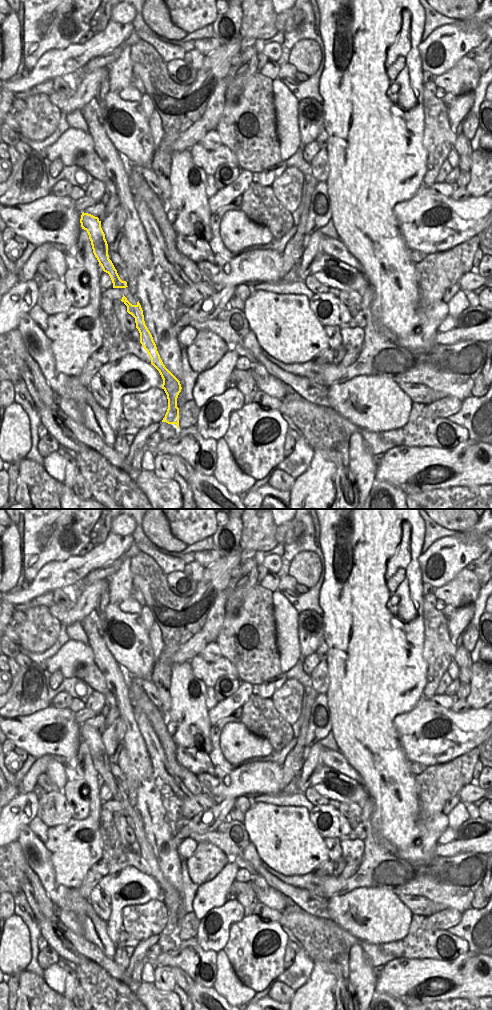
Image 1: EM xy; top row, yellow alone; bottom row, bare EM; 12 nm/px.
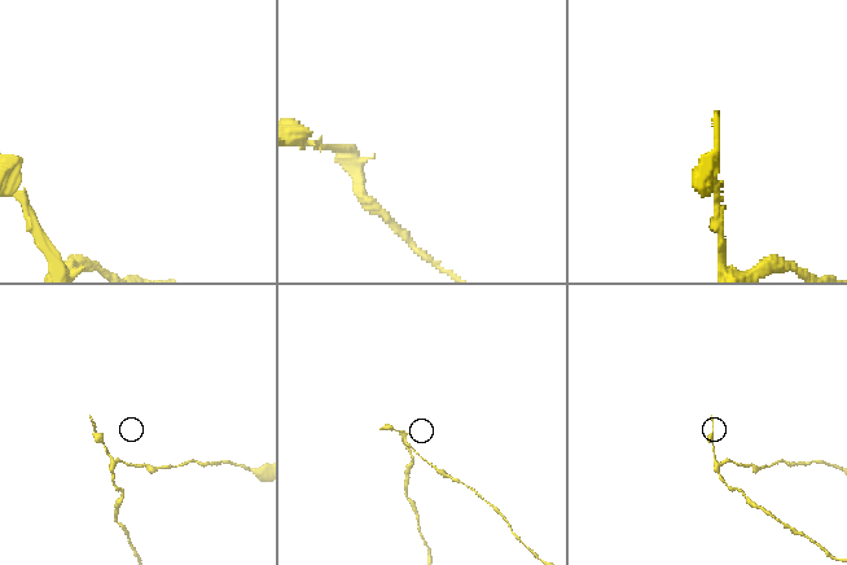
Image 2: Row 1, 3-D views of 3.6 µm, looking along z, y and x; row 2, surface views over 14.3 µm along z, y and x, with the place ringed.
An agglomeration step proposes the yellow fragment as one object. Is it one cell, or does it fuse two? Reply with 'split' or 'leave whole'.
split

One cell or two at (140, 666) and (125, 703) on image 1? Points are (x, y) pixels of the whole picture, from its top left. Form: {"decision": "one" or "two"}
{"decision": "two"}

